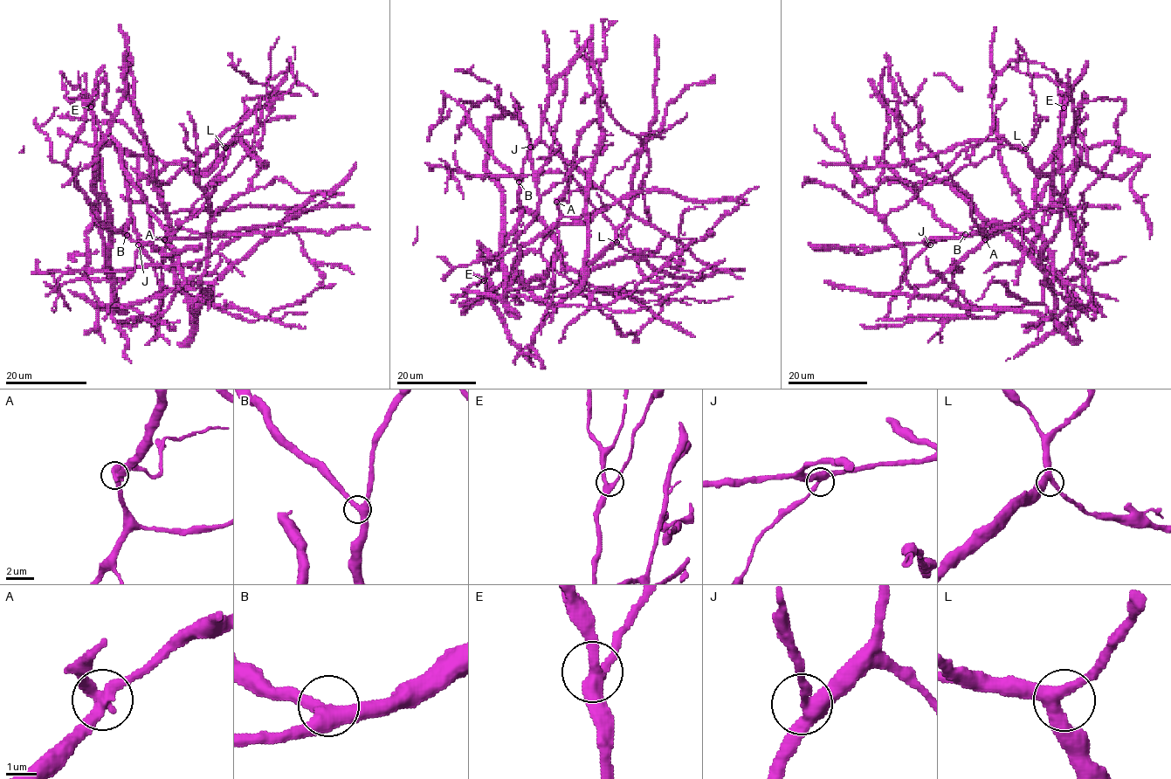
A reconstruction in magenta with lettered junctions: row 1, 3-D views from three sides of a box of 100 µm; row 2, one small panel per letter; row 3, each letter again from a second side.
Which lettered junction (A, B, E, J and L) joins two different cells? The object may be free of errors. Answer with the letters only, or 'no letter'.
A

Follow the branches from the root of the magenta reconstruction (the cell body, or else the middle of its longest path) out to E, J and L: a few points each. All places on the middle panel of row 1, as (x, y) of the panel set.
E: (638, 156), (600, 189), (558, 199), (540, 251), (520, 254), (491, 297), (485, 262), (494, 259), (484, 280)
J: (638, 156), (614, 168), (600, 189), (558, 199), (564, 217), (592, 214), (616, 200), (542, 142), (530, 147)
L: (638, 156), (637, 168), (631, 182), (630, 215), (616, 231), (616, 242)

